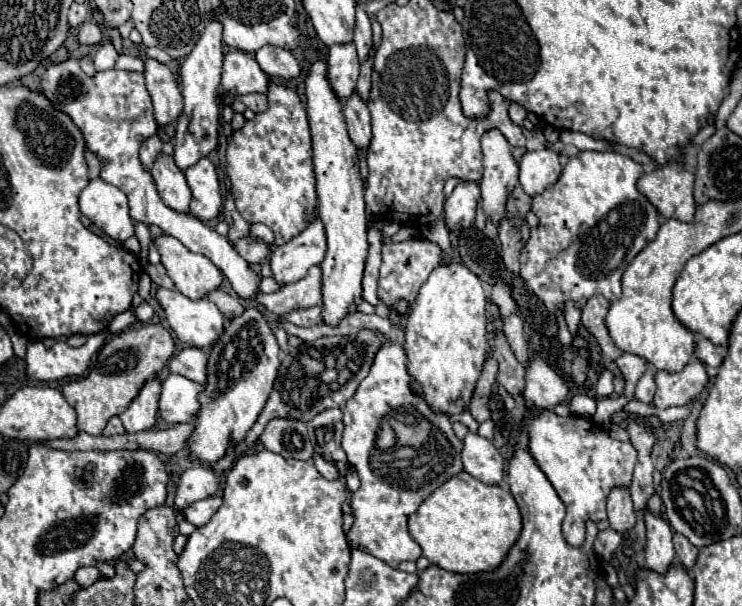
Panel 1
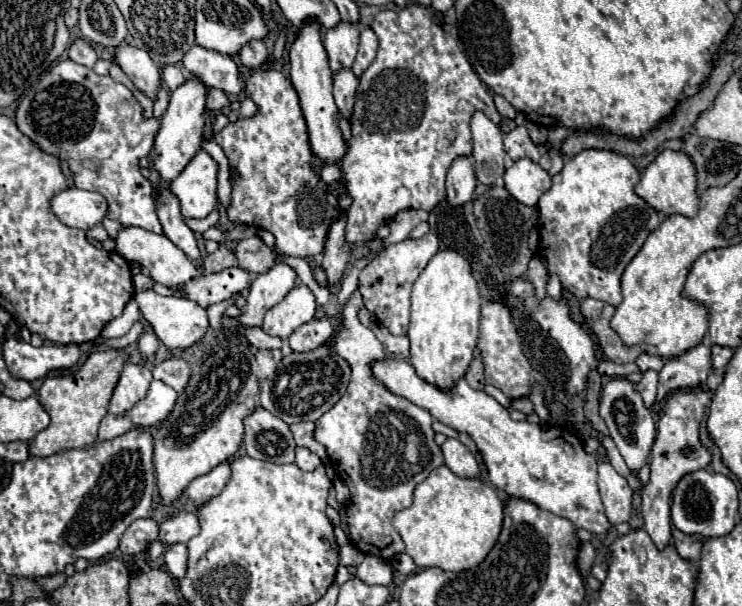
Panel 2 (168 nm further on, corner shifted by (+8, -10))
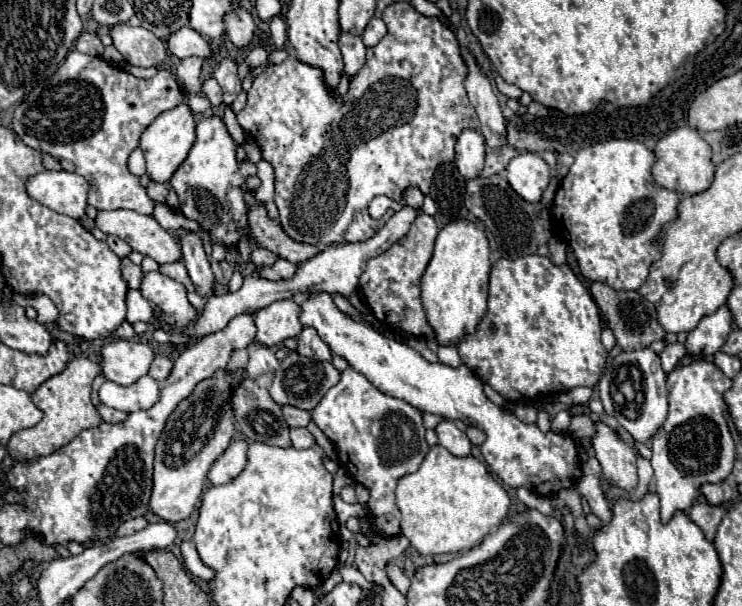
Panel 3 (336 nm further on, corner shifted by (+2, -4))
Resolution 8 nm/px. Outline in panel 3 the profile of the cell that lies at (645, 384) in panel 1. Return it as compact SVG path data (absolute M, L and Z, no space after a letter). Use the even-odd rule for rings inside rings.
M679 342L669 344L669 346L659 354L659 356L661 356L663 370L665 370L665 372L671 372L671 368L675 368L675 366L677 366L677 362L679 362L685 354L687 354L685 344L679 344Z

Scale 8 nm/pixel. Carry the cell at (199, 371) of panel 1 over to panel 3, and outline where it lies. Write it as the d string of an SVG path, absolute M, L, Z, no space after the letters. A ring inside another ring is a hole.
M157 356L157 358L153 360L151 368L149 368L149 376L155 378L157 382L165 380L165 378L167 378L167 372L171 372L171 364L173 364L173 362L171 362L167 356Z

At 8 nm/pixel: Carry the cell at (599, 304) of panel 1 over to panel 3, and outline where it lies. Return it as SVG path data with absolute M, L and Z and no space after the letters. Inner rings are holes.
M593 282L591 284L591 296L595 298L601 314L607 320L607 326L613 330L617 344L623 350L635 350L635 348L645 348L651 346L655 340L665 338L665 330L661 328L659 320L657 320L657 310L655 304L651 304L645 296L641 296L637 290L613 290L611 286L603 284L603 282Z

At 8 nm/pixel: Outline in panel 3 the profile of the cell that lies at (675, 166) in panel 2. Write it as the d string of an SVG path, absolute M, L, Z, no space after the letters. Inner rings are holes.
M681 126L663 136L655 146L657 162L653 166L653 178L663 188L675 188L681 194L697 194L711 186L715 164L711 162L711 146L701 138L695 128Z

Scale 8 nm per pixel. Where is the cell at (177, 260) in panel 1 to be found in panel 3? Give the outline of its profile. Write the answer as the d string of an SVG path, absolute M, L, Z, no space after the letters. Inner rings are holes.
M99 210L95 218L95 226L105 234L115 234L123 238L133 250L141 252L143 256L151 256L159 264L181 260L181 246L177 238L171 232L167 232L165 228L161 228L153 216L143 216L135 210Z

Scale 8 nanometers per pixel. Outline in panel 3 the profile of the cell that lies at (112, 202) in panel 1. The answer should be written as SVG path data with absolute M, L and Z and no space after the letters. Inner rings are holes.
M43 170L25 180L27 194L43 206L67 214L71 218L83 218L87 208L87 180L79 174L65 170Z

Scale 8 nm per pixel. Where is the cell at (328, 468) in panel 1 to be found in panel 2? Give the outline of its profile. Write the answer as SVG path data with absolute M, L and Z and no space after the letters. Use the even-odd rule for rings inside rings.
M297 448L297 460L295 460L295 464L297 464L301 470L305 470L305 472L313 472L313 470L319 468L323 462L317 458L317 454L313 454L313 452L305 450L305 448Z

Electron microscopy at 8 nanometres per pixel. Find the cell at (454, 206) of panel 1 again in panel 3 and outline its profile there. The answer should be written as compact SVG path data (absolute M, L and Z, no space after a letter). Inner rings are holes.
M463 130L455 144L455 164L463 178L479 176L485 156L485 138L479 130Z

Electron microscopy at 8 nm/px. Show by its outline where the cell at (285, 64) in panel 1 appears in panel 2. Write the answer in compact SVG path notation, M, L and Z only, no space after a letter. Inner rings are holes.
M251 42L249 46L245 46L241 50L239 56L241 56L243 66L247 66L251 70L257 70L269 60L269 50L267 50L267 46L263 42Z

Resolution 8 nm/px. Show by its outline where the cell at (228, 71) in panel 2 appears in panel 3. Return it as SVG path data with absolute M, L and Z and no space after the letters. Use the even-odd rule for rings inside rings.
M183 26L177 32L169 34L167 36L167 46L177 58L187 58L187 56L211 58L211 56L215 56L215 52L209 48L207 40L189 26Z

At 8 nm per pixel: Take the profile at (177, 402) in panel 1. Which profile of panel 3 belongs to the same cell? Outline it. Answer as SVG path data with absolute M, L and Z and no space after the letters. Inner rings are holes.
M141 376L129 386L105 380L97 390L97 396L105 406L129 414L143 408L151 408L151 404L155 404L155 400L159 398L159 382L151 380L151 376Z

